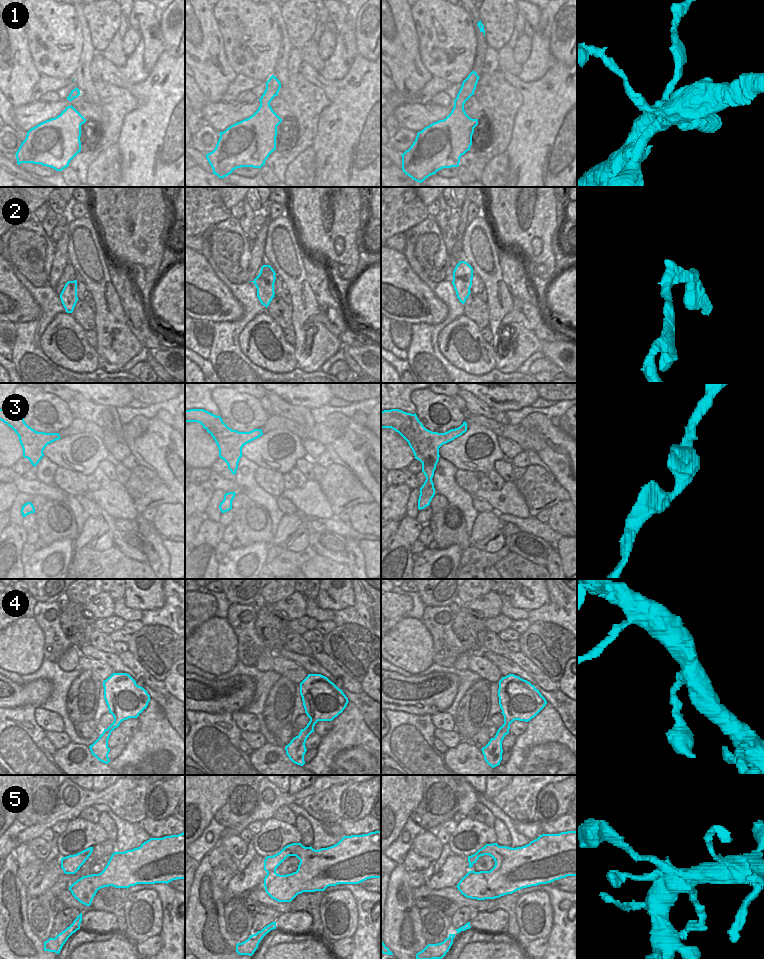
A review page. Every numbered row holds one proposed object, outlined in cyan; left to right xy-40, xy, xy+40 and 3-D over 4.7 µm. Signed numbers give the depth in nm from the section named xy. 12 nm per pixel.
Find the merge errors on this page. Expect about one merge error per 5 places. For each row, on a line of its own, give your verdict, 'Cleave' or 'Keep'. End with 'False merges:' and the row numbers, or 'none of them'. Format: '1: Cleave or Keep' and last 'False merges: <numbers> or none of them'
1: Cleave
2: Cleave
3: Keep
4: Keep
5: Keep
False merges: 1, 2.

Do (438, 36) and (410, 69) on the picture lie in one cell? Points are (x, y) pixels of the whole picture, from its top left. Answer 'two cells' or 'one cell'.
two cells

